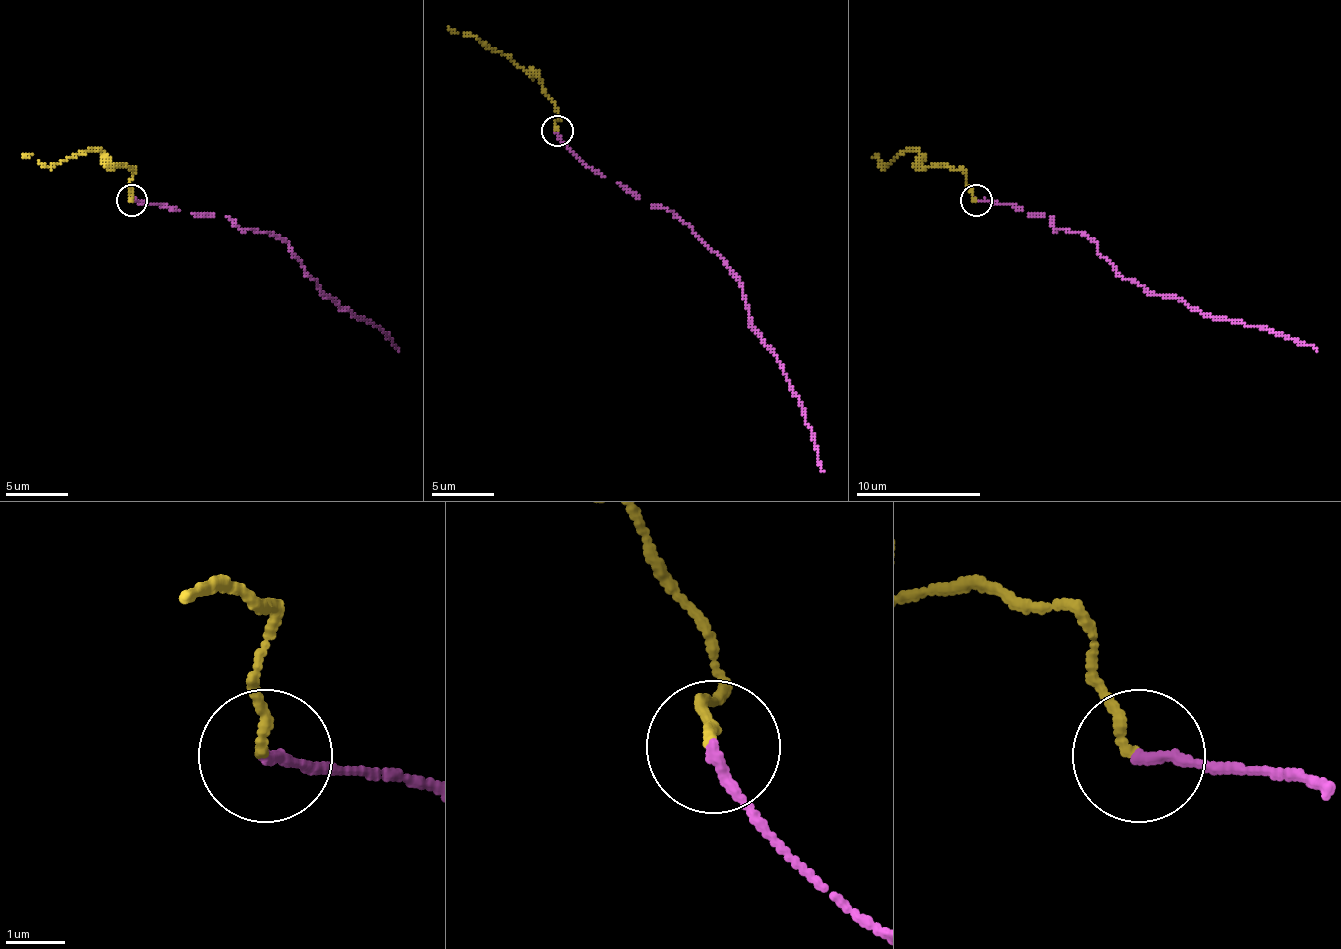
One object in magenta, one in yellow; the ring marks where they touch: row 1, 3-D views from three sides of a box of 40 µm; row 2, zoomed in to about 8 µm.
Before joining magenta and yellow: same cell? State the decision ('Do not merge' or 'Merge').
Merge

